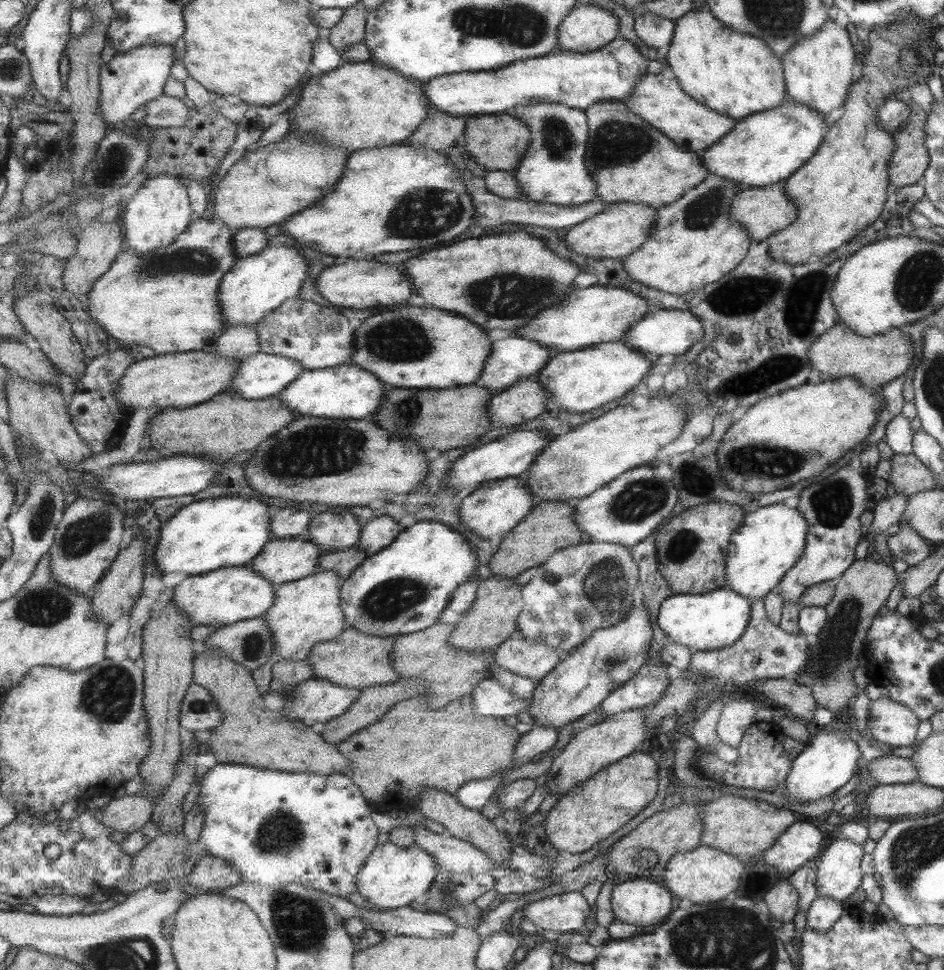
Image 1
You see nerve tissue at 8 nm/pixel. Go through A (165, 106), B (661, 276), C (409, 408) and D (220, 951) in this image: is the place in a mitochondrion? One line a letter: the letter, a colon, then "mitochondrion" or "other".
A: other
B: other
C: mitochondrion
D: other

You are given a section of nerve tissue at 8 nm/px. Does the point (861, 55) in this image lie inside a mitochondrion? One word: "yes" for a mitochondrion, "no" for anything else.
no

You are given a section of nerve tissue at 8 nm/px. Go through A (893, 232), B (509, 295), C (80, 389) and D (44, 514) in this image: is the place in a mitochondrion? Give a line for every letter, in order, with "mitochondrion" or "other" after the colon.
A: other
B: mitochondrion
C: other
D: mitochondrion

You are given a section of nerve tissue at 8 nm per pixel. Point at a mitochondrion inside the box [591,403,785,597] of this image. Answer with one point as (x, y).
(641, 497)

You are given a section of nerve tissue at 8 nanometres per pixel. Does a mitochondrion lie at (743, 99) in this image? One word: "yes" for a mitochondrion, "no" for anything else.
no

